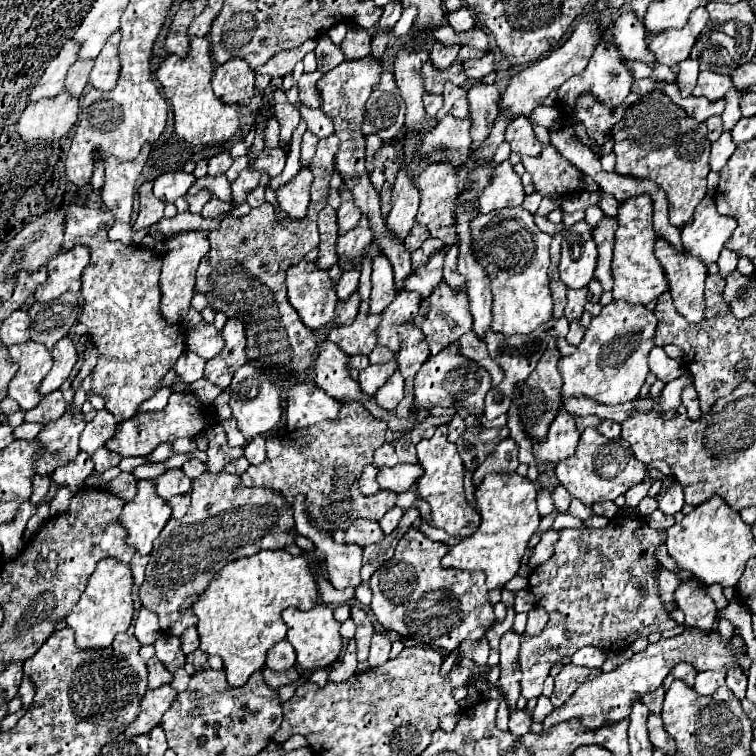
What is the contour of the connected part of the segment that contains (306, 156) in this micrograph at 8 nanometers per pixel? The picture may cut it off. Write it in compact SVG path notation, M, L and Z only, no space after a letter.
M307 130L305 134L303 134L303 144L301 144L301 164L309 164L311 162L311 158L313 158L313 154L315 154L315 148L317 148L317 136L311 132L311 130Z

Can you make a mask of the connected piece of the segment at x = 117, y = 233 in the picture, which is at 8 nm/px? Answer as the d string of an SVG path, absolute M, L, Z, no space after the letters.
M145 144L135 160L117 160L115 156L105 160L105 186L101 188L103 204L115 214L115 224L109 230L111 240L123 244L135 244L133 224L131 224L131 206L135 198L135 182L147 162L151 144Z

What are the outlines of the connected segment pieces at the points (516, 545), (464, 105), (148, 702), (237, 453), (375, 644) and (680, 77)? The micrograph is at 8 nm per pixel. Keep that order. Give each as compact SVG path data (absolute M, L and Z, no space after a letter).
M517 472L487 474L485 482L481 482L475 492L475 500L481 512L481 526L473 536L463 538L457 546L453 546L441 564L445 568L459 570L485 570L489 590L503 588L517 574L529 538L541 522L537 510L537 486Z
M451 82L445 84L445 90L443 90L443 108L435 114L435 120L439 122L447 114L453 114L455 118L465 118L469 114L467 90L461 88L461 86L455 86Z
M165 684L157 690L149 690L149 694L145 694L145 698L141 700L139 718L125 730L125 734L129 734L129 736L149 734L161 722L161 716L169 710L169 706L175 702L175 698L177 698L177 690L171 688L169 684Z
M211 426L205 434L209 438L209 450L207 450L207 456L209 456L207 470L209 472L221 472L229 460L243 456L243 448L231 448L227 444L227 438L221 426Z
M373 634L371 640L371 652L369 652L369 666L381 666L389 660L389 650L391 650L391 640L385 634Z
M691 58L683 60L679 64L679 74L677 74L677 86L679 86L679 92L681 96L689 96L695 88L695 82L697 82L697 74L699 74L699 64Z

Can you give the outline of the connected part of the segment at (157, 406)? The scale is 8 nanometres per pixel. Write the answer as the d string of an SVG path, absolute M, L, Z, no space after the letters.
M170 387L159 389L151 398L146 400L140 407L139 412L153 412L162 410L168 402L173 391Z

